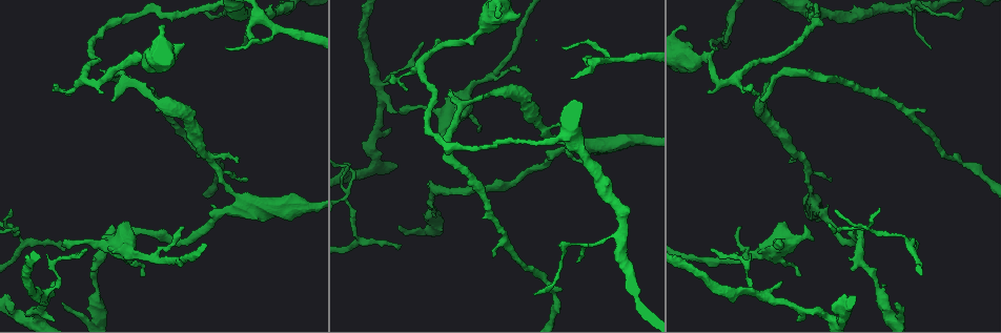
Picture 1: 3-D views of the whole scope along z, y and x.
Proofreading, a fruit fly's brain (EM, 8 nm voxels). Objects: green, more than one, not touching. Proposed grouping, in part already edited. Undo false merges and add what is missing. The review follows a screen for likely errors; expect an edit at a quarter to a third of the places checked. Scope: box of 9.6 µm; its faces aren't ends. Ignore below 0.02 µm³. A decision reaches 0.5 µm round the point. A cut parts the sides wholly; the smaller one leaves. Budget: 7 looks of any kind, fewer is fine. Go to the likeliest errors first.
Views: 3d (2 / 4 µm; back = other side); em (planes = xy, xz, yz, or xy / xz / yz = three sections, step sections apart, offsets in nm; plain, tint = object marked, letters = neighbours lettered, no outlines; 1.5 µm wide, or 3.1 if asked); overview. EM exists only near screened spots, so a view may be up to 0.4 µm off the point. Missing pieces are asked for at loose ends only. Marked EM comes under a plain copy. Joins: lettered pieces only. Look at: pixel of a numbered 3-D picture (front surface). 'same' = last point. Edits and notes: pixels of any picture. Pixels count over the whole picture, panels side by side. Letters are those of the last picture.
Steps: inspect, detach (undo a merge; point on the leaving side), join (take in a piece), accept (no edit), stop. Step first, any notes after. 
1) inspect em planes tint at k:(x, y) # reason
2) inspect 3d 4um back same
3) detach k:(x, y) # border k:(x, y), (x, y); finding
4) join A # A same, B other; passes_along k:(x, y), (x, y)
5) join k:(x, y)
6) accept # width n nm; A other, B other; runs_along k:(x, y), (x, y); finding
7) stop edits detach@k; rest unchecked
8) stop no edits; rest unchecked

inspect em xy step 8 letters at 1:(246, 177) # branch stops here

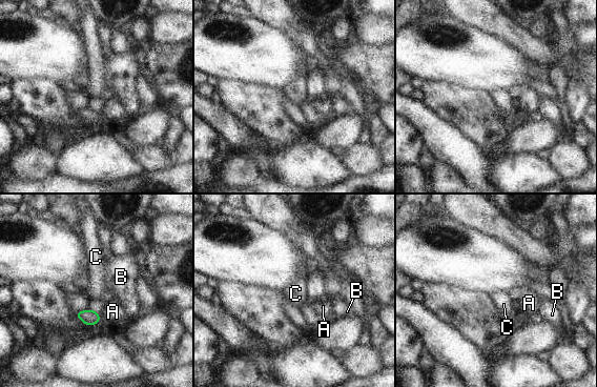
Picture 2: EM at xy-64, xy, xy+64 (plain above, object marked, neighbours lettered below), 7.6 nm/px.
accept # A other, B other, C other; border 2:(94, 309), (102, 319); no lettered piece goes on from it

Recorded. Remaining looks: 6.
inspect em planes letters at 1:(577, 263) # free end

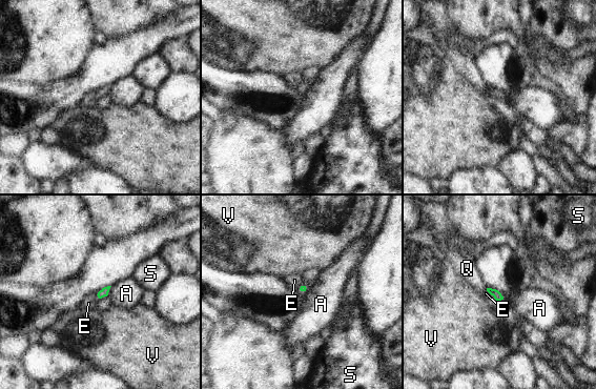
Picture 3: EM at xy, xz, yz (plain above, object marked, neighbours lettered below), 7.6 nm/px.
accept # longest_contact A 90 nm; A other, E other, Q other, S other, V other; border 3:(111, 286), (106, 295); none of them fits

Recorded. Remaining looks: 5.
inspect em xy step 8 letters at 1:(711, 249) # tapers out

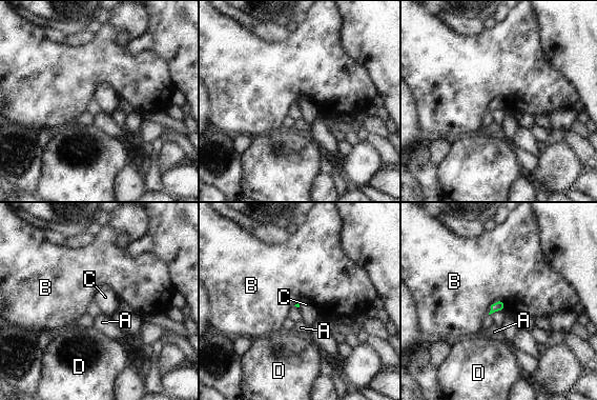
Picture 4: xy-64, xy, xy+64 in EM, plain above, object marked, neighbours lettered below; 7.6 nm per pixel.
inspect em planes letters same

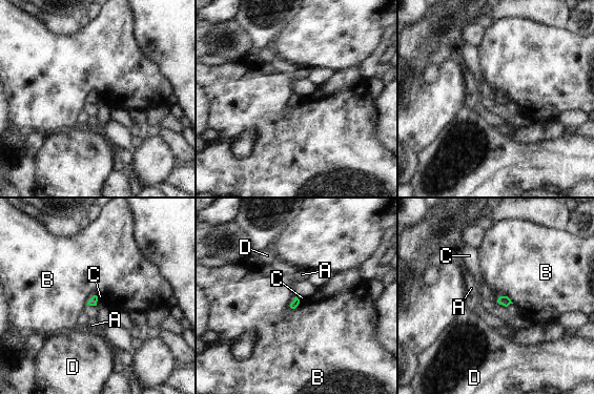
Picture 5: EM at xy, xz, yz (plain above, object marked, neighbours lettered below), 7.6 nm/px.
accept # longest_contact B 120 nm; A other, B other, C other, D other; border 5:(98, 296), (96, 305); none of them fits

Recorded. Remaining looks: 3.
stop no edits; rest unchecked

